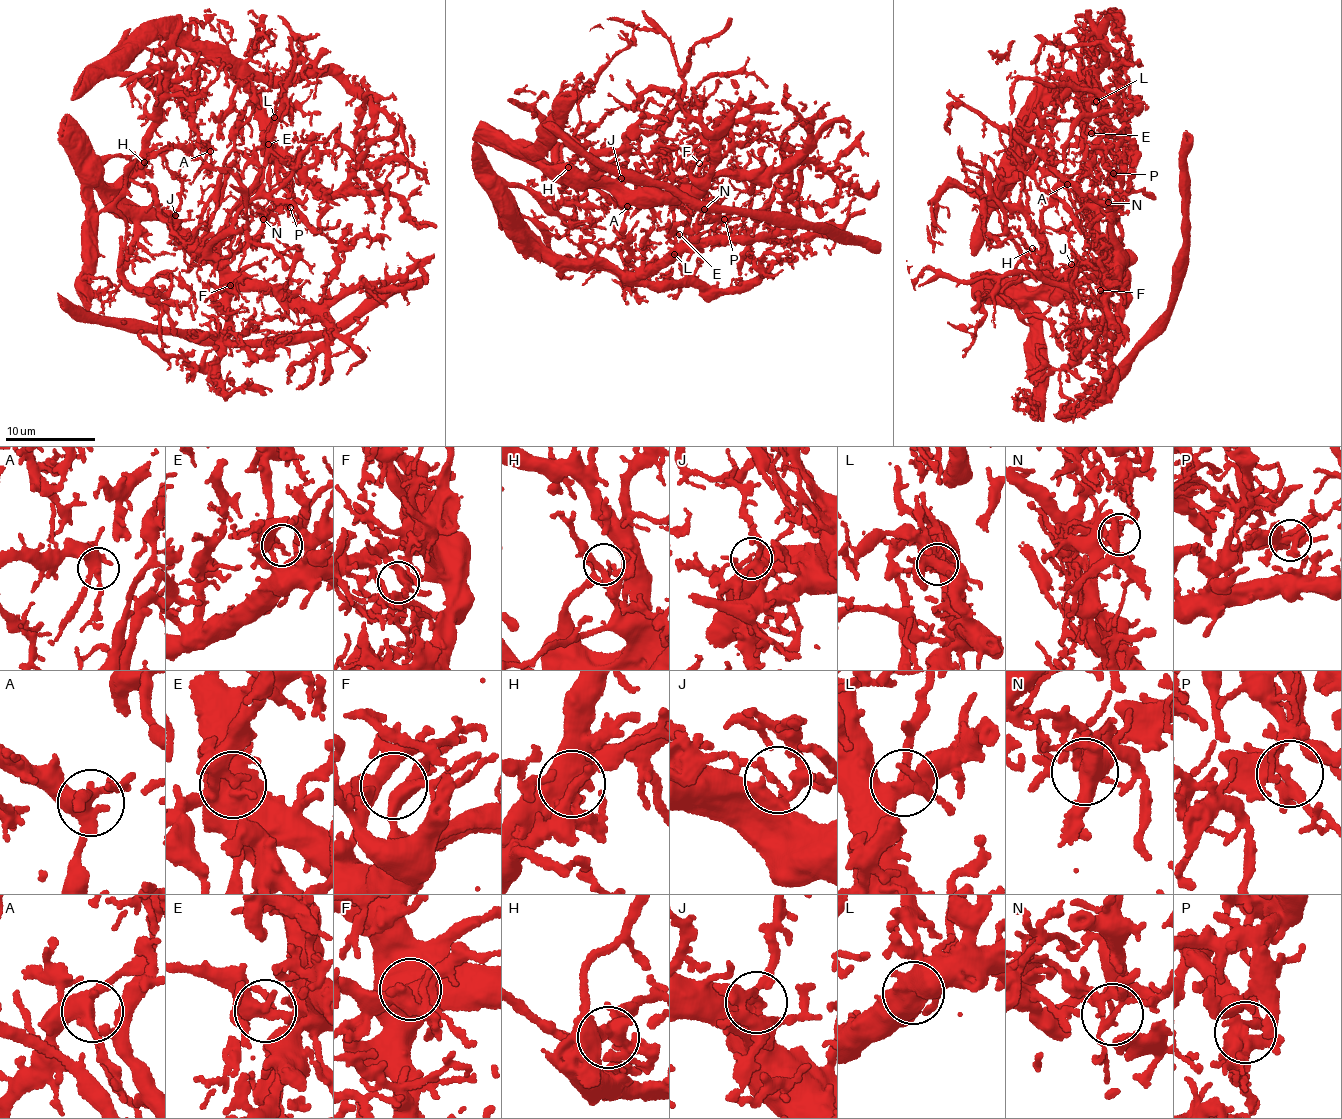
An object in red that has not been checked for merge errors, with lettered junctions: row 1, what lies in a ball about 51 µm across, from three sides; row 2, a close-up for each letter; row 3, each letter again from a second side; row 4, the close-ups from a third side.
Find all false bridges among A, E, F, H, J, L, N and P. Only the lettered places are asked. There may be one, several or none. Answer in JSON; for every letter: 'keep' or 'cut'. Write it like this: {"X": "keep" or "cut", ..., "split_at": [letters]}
{"A": "keep", "E": "keep", "F": "keep", "H": "keep", "J": "keep", "L": "keep", "N": "keep", "P": "keep", "split_at": []}

